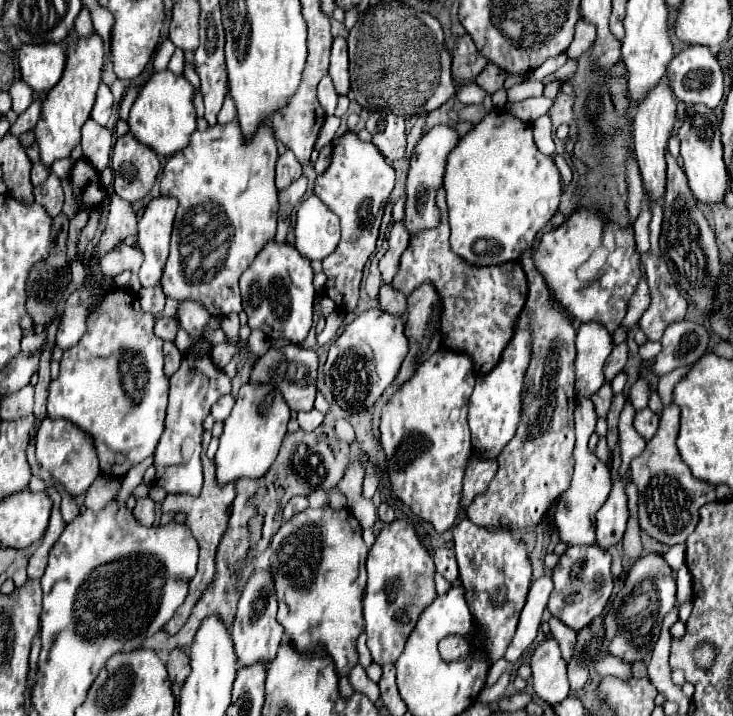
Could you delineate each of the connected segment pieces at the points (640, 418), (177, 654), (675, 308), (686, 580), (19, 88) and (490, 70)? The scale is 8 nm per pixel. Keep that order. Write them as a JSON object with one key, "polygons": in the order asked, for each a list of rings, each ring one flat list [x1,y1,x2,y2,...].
{"polygons":[[[642,409,636,413,634,417,634,429,646,439,650,441,658,429,658,423,660,423,660,415,652,413,650,409]],[[174,649,168,655,166,667,168,667,172,683,180,683,182,685,186,681,186,677,190,675,190,659,188,659,188,655,182,649]],[[654,203,652,205,652,221,650,221,650,249,646,253,642,253,642,257,640,257,640,261,644,263,646,277,648,277,648,287,650,287,650,305,640,317,640,329,644,331,648,341,660,341,666,325,670,325,674,321,682,321,684,315,686,315,686,309,688,309,686,299,680,297,680,293,676,289,676,283,670,277,668,267,666,267,662,255,660,255,660,249,658,249,660,225,662,225,662,203]],[[682,567,678,571,678,599,676,599,676,607,680,609,692,595,692,575,686,567]],[[20,79,14,81,14,85,10,87,8,93,12,97,12,111,18,115,24,113,28,109,28,105,32,103,32,89,26,83,22,83]],[[488,63,486,69,476,77,476,83,492,95,492,93,496,93,498,89,504,87,506,77,508,77,506,71,502,71,502,69,500,69,498,65,494,65,494,63]]]}

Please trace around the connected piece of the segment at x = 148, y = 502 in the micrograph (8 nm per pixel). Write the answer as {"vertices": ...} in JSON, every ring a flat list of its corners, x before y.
{"vertices":[[150,497,138,499,134,507,134,515,142,525,152,525,154,523,154,501]]}

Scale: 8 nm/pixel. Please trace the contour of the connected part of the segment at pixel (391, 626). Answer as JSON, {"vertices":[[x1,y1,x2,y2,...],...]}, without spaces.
{"vertices":[[396,519,382,527,366,561,367,585,364,595,364,631,374,663,394,663,414,629,420,613,436,599,434,561,416,537,414,527]]}

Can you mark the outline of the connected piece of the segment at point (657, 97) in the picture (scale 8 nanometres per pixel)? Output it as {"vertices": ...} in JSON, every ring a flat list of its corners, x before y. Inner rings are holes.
{"vertices":[[666,77,646,93,646,97,638,103,636,113,634,113,634,153,636,161,640,165,640,175,646,193,650,195,650,201,660,201,664,197,664,185,666,185,666,149,668,149,668,139,672,137,672,127,676,123,676,107,678,101,674,93,670,93,670,81]]}

